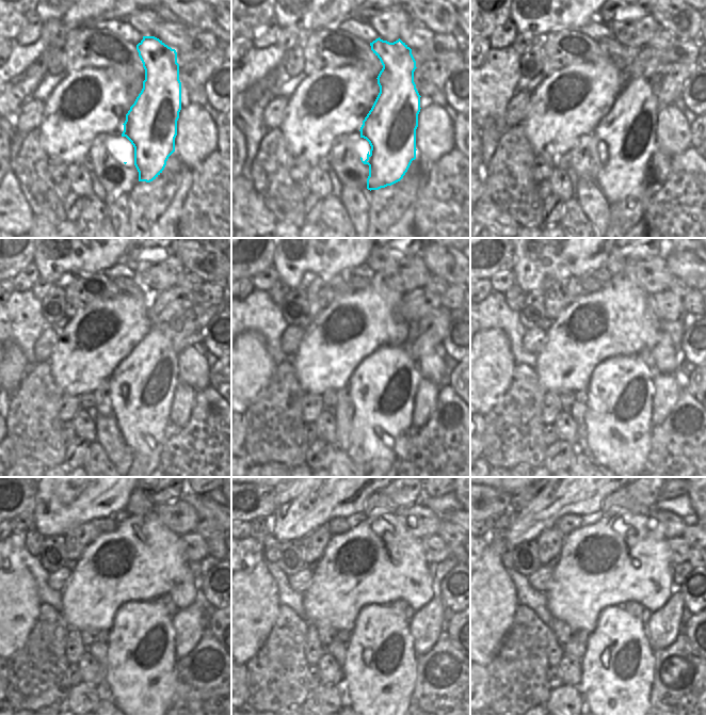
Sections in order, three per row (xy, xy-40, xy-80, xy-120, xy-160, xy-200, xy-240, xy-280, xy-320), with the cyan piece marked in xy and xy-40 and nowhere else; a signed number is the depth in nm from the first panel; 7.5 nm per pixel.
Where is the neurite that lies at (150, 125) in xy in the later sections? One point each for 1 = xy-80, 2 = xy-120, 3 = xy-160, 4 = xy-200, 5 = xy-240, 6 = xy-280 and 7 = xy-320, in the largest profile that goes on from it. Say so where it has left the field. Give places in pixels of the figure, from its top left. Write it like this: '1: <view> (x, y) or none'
1: xy-80 (629, 129)
2: xy-120 (150, 371)
3: xy-160 (382, 387)
4: xy-200 (620, 395)
5: xy-240 (141, 665)
6: xy-280 (379, 672)
7: xy-320 (618, 668)

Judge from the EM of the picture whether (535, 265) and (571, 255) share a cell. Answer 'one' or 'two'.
one

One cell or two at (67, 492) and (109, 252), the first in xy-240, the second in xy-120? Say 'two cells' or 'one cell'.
one cell

